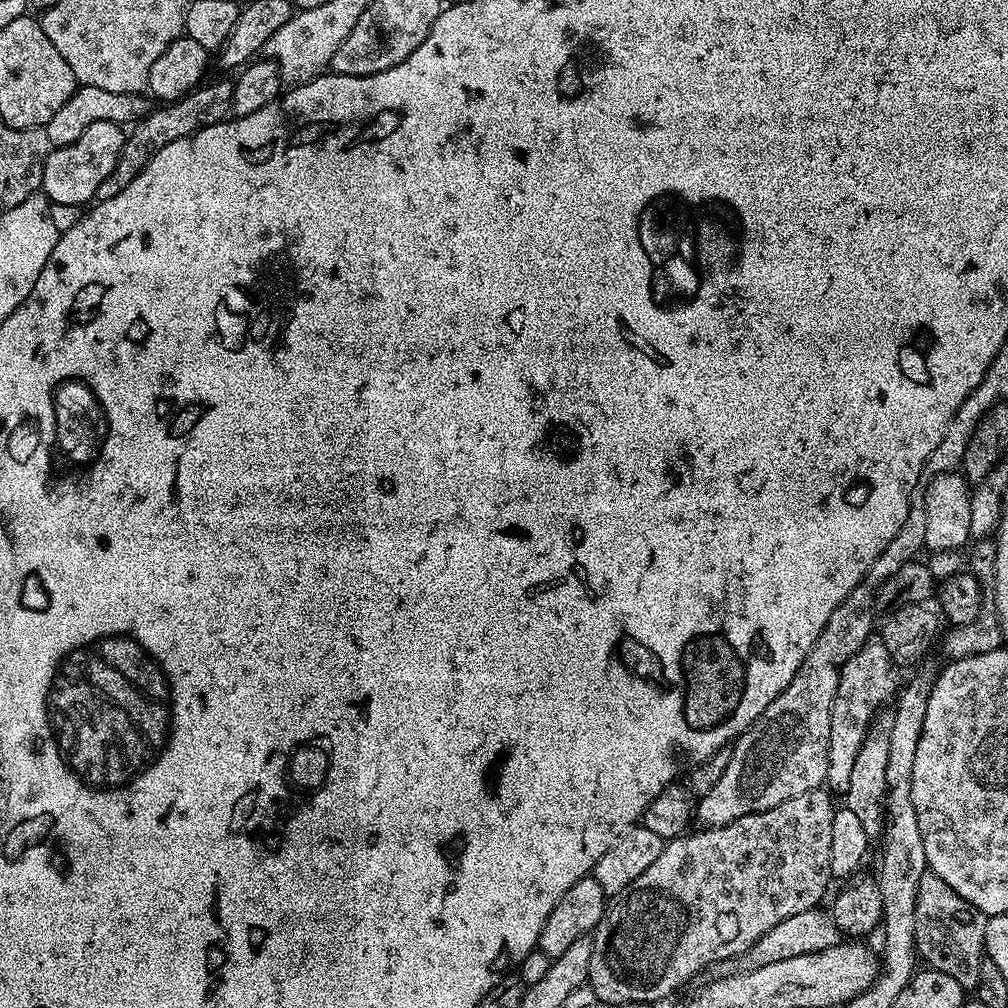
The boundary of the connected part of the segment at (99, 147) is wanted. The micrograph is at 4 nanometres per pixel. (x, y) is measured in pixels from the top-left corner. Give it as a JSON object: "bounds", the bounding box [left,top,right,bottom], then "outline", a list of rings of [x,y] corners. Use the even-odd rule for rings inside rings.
{"bounds":[43,122,125,205],"outline":[[[94,122],[86,126],[81,136],[70,142],[70,146],[53,148],[44,167],[43,195],[51,203],[87,205],[95,197],[98,185],[106,179],[106,174],[114,170],[114,162],[118,162],[122,154],[125,135],[125,129],[119,124]]]}

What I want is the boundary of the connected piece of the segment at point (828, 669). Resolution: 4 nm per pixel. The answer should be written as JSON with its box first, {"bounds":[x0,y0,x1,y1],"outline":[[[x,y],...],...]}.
{"bounds":[695,491,926,828],"outline":[[[923,491],[912,494],[912,508],[906,522],[898,534],[874,558],[870,570],[842,598],[838,610],[830,614],[822,634],[818,634],[816,645],[806,654],[796,676],[766,706],[766,710],[731,745],[732,757],[723,772],[721,780],[714,785],[710,794],[699,797],[695,819],[705,828],[726,826],[746,814],[765,812],[786,798],[806,794],[821,787],[826,781],[828,765],[828,739],[830,738],[830,710],[834,694],[838,690],[840,667],[854,655],[866,641],[873,639],[872,623],[878,620],[872,607],[876,601],[876,591],[903,564],[913,563],[924,548],[926,538],[926,498]]]}

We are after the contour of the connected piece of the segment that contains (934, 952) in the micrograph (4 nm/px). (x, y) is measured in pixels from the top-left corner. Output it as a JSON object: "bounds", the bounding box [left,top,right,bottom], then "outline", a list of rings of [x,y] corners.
{"bounds":[915,872,987,990],"outline":[[[931,872],[924,873],[922,878],[919,880],[918,884],[918,899],[915,903],[915,944],[917,955],[924,961],[924,959],[929,963],[927,964],[933,971],[938,971],[940,973],[948,974],[950,977],[957,979],[958,984],[962,985],[965,990],[975,989],[976,984],[979,982],[979,972],[980,964],[984,957],[984,944],[985,944],[985,930],[986,930],[986,920],[987,916],[984,912],[980,912],[972,903],[966,902],[964,898],[952,887],[947,886],[946,882],[942,881],[942,878],[938,878],[937,875],[932,874]]]}

